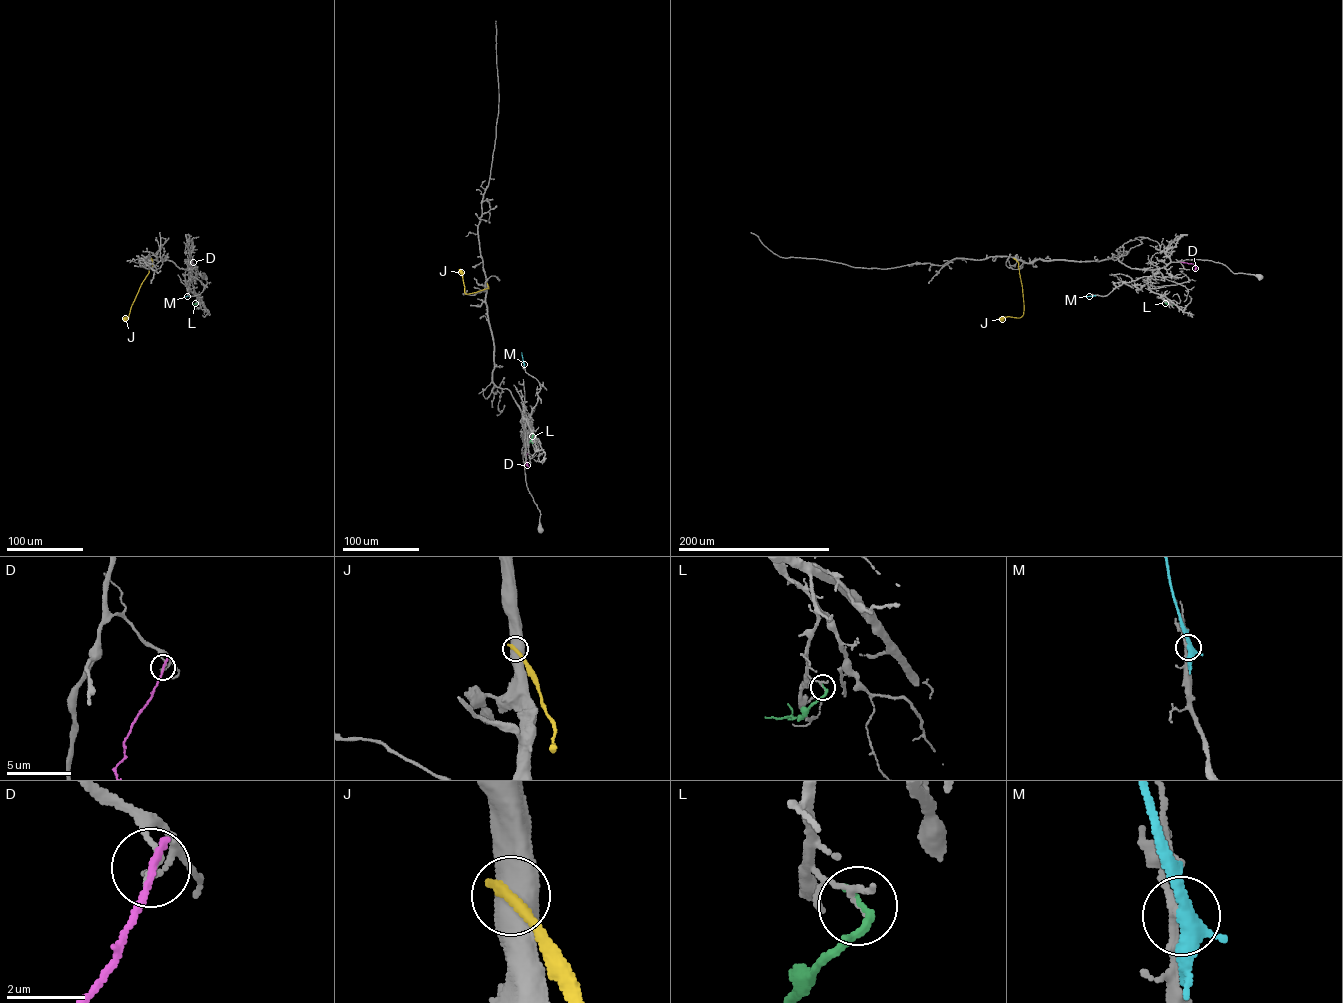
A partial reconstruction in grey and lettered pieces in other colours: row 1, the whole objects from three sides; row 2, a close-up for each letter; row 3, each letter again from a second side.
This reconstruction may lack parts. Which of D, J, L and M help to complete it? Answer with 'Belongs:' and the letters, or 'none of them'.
Belongs: none of them

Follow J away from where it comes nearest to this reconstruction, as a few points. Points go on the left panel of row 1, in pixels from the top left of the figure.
J: (150, 257), (152, 266), (128, 317), (124, 320)

